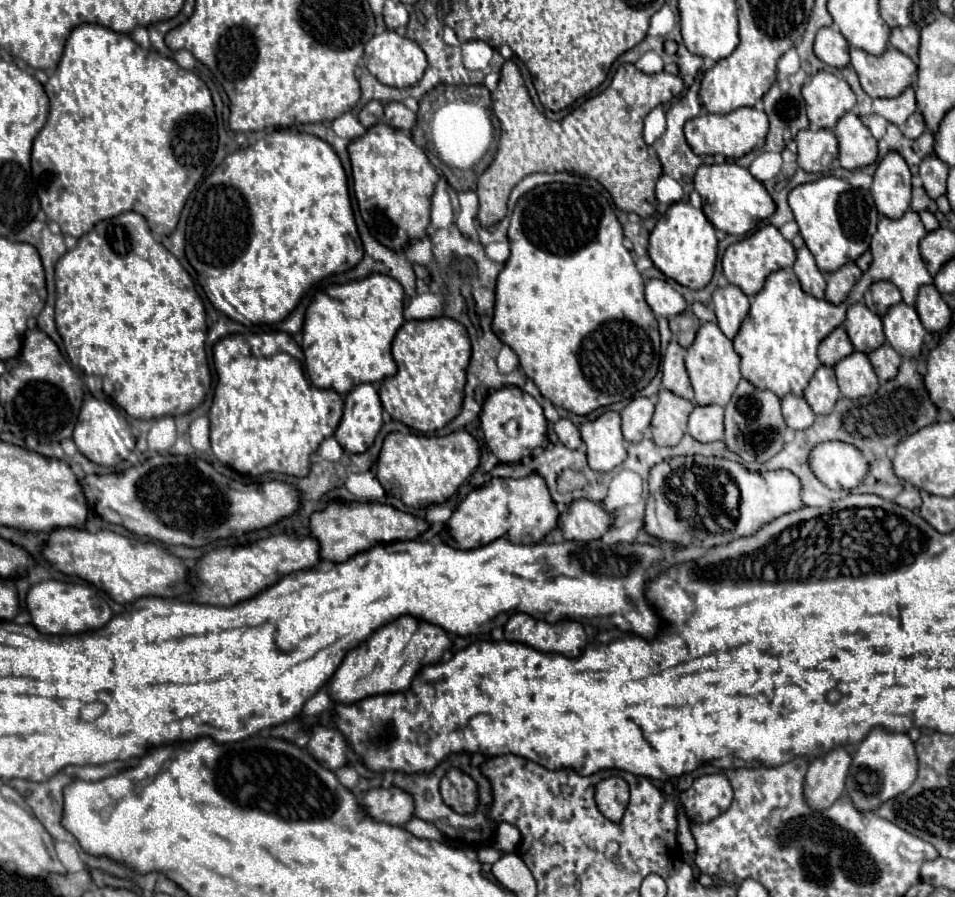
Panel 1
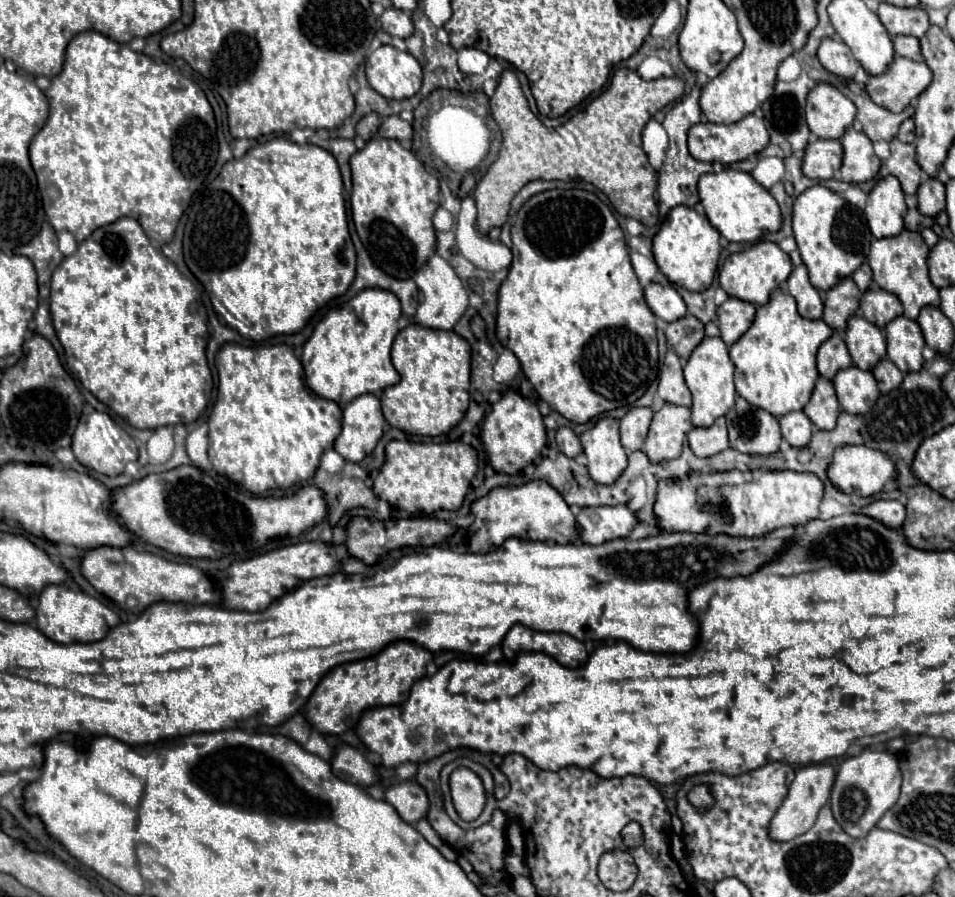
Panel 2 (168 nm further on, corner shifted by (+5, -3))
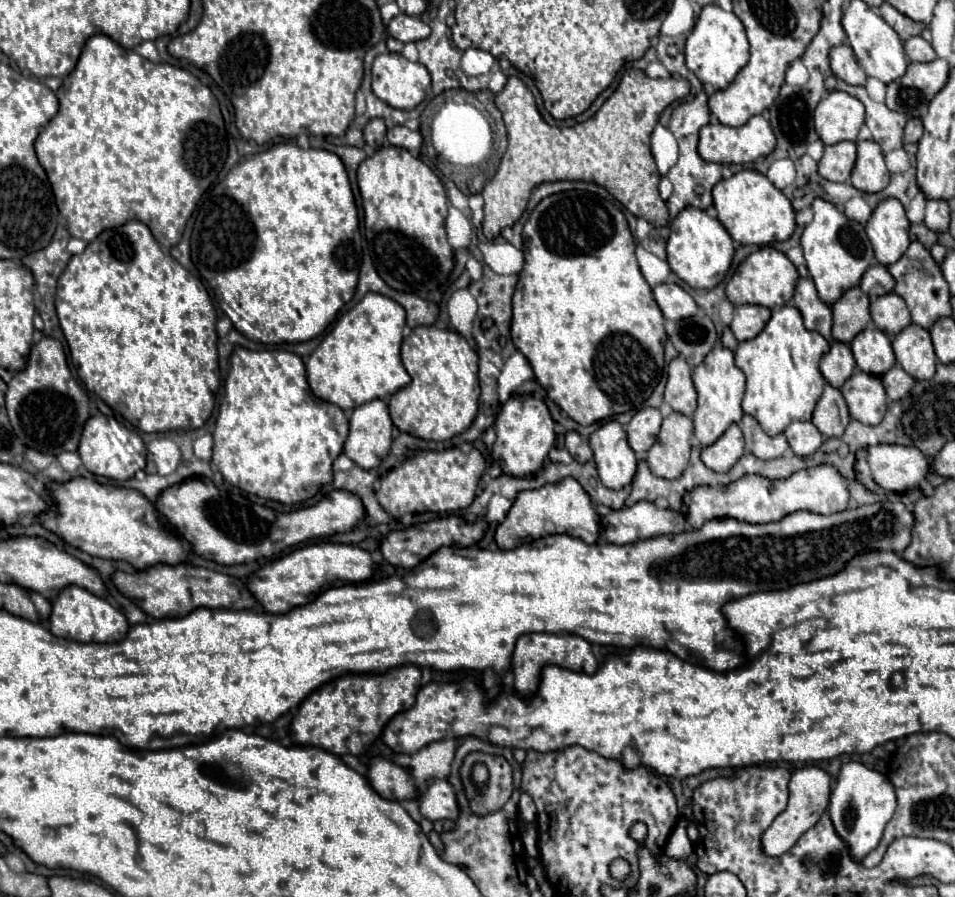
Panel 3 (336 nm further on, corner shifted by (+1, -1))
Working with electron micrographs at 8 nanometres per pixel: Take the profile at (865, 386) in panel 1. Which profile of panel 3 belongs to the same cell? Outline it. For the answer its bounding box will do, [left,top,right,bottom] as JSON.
[841,372,887,426]

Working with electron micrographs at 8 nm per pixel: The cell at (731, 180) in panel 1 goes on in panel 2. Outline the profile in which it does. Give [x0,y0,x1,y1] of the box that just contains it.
[699,168,781,242]

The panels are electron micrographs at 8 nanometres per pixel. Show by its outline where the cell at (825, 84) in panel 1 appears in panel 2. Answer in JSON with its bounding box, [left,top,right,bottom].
[807,82,855,138]

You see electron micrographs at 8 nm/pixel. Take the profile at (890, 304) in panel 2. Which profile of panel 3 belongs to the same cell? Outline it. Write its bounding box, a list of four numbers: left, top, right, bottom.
[871,292,911,338]

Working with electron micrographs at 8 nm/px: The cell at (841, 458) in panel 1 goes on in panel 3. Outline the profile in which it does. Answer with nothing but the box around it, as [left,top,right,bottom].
[855,444,931,494]

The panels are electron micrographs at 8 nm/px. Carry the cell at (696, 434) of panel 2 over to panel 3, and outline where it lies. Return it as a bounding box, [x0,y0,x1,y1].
[701,424,745,472]

